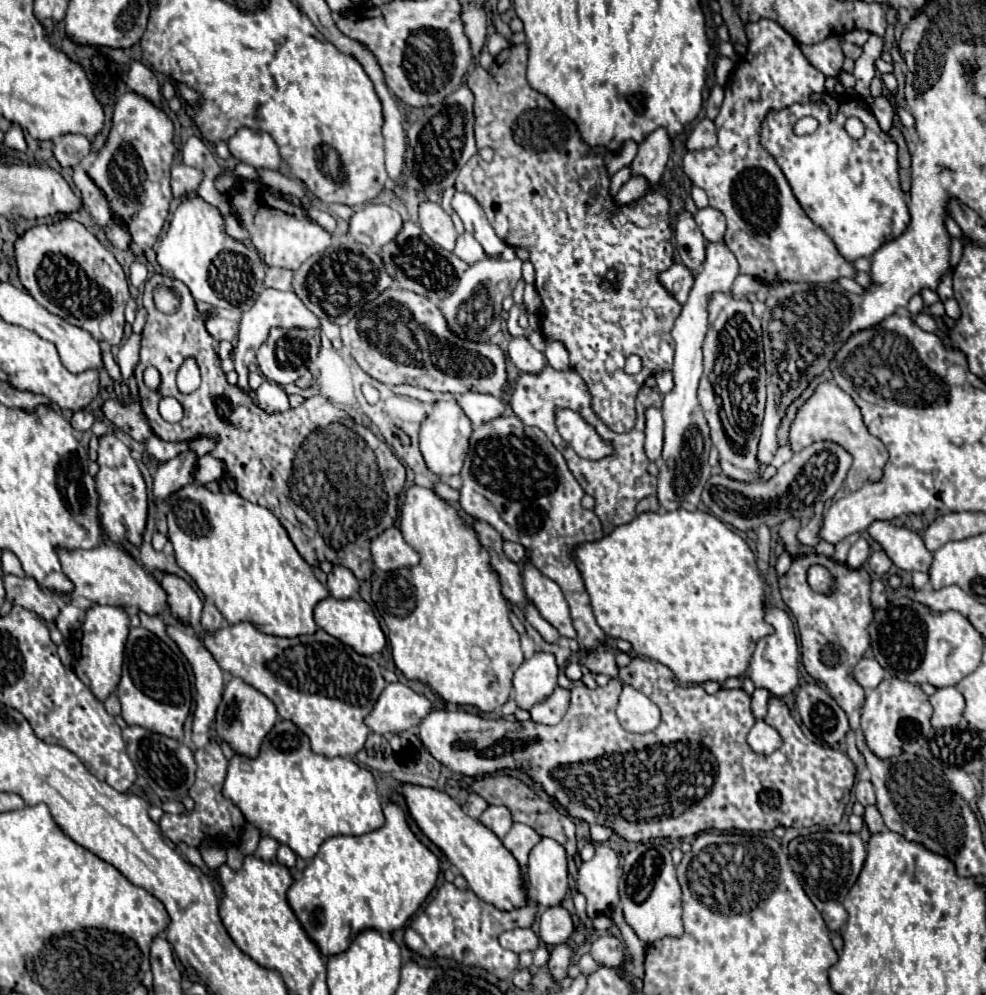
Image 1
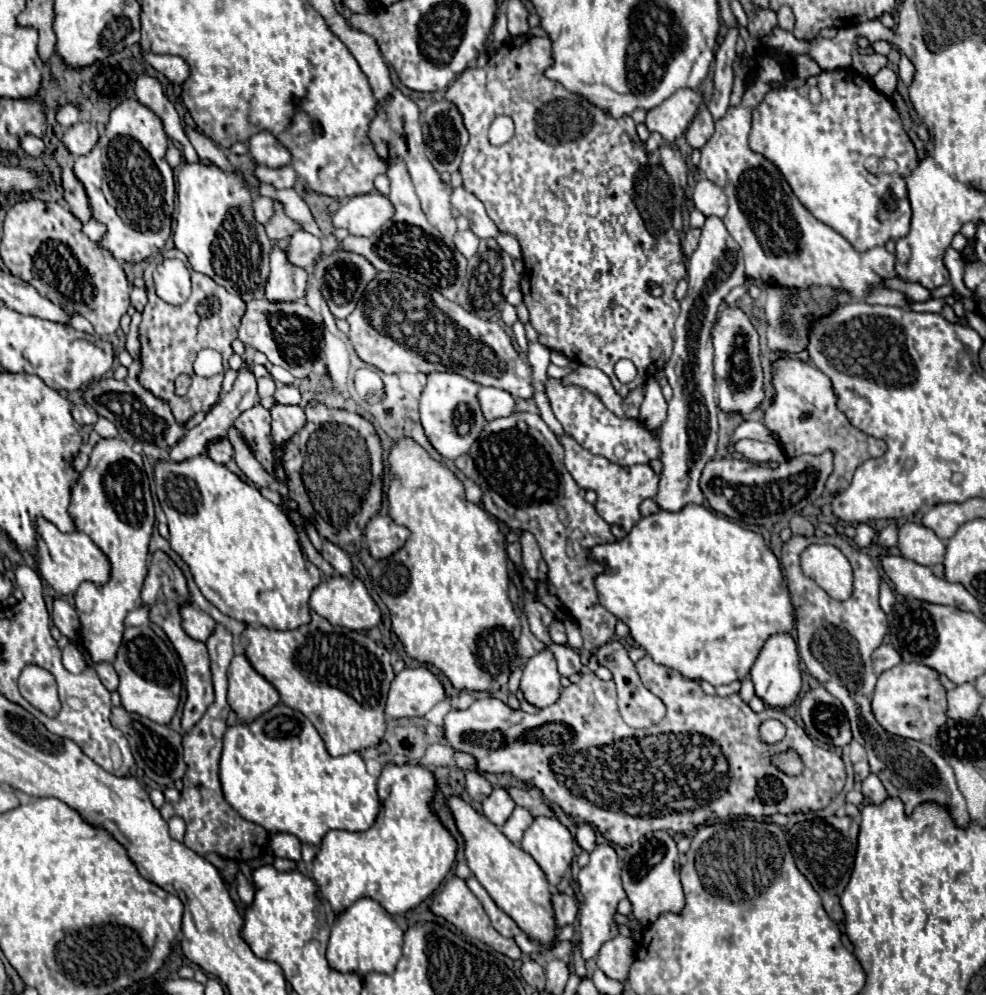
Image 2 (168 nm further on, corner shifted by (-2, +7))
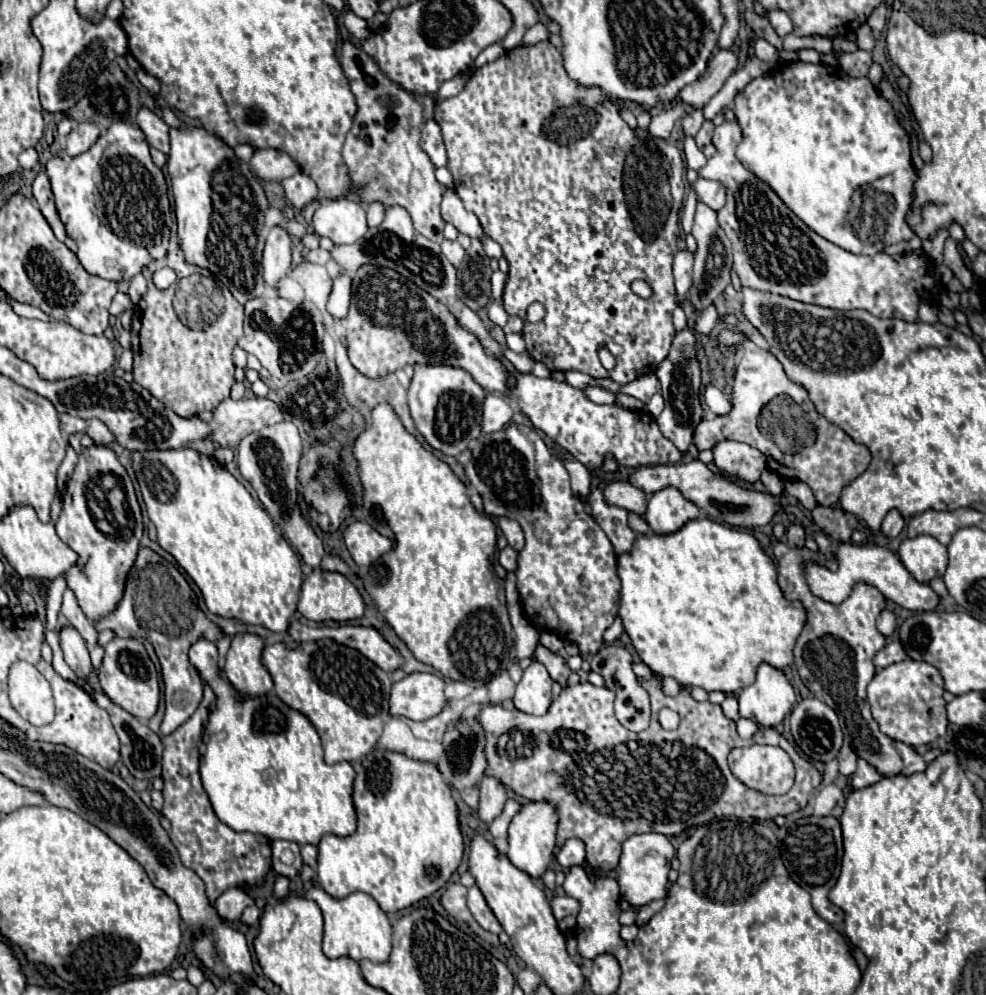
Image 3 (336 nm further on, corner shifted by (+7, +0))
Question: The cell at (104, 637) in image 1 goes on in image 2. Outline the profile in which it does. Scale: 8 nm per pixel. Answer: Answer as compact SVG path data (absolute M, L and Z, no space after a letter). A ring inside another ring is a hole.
M102 438L92 454L86 470L72 490L70 514L80 532L86 532L92 542L110 558L112 574L108 584L80 584L76 590L76 612L80 618L80 640L94 664L114 662L122 644L124 618L138 606L146 570L148 542L154 526L154 504L150 484L144 472L142 456L136 454L120 438Z

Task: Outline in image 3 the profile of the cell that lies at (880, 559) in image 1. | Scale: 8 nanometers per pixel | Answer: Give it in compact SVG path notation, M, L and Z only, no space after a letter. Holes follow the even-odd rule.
M891 509L891 511L885 515L885 519L883 519L881 531L883 531L887 537L897 537L903 527L905 527L905 519L899 515L899 511Z

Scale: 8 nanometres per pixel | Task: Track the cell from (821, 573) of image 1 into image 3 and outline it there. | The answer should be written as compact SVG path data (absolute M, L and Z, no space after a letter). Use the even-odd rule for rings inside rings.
M839 543L839 569L837 571L827 571L827 569L821 569L819 565L805 565L805 575L807 575L807 583L811 591L817 597L833 605L839 605L841 601L845 601L855 583L873 585L885 595L885 599L891 599L897 605L911 609L911 611L933 611L939 603L939 597L935 595L935 591L929 585L915 581L893 551L885 547L877 547L877 545L865 547L865 545L855 545L855 543Z

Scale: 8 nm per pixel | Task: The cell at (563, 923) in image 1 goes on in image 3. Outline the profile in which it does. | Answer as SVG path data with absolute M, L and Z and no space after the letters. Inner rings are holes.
M563 895L563 897L553 897L551 901L551 909L553 909L553 915L555 919L563 919L567 915L577 915L579 913L579 901L577 899L571 899L569 895Z

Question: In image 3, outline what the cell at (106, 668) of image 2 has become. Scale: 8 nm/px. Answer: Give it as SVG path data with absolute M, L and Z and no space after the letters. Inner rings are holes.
M67 587L65 593L63 593L63 607L61 607L61 613L67 617L67 621L83 635L83 639L87 641L87 647L89 647L89 653L91 653L91 661L93 661L93 667L95 671L99 669L101 665L101 659L103 659L103 647L97 645L97 631L95 627L91 625L91 621L83 615L77 599L75 599L75 593Z

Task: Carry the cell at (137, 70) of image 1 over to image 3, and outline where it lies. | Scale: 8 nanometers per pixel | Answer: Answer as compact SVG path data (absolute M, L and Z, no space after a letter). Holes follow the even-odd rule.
M139 109L137 125L145 133L145 139L151 147L163 151L165 155L169 153L169 127L165 125L165 121L161 117L157 117L149 109Z

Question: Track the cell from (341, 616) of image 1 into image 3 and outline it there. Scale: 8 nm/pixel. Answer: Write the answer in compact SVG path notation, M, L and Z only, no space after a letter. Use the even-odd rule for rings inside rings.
M313 569L303 579L297 611L309 621L347 621L347 619L359 619L365 611L365 603L357 587L345 575L323 571L323 569Z

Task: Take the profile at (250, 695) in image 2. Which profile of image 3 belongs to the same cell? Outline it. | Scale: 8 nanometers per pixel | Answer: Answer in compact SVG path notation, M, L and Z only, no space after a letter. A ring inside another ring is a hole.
M237 633L231 641L231 649L229 649L227 661L225 661L225 675L243 697L265 695L267 691L273 689L273 679L261 661L263 647L265 647L265 639L259 635L253 635L253 633Z

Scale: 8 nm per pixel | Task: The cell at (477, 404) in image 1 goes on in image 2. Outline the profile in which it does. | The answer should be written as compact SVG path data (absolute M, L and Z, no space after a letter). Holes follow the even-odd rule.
M480 388L478 390L478 400L480 400L480 408L486 420L494 420L494 418L502 418L514 412L514 398L500 390L500 388Z

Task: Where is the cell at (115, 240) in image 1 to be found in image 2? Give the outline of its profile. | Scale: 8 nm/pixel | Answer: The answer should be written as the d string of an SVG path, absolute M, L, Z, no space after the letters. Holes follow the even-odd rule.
M92 218L88 224L84 224L84 234L86 234L90 240L100 242L100 240L104 238L104 234L106 234L106 226L104 226L102 222L98 222L98 220Z

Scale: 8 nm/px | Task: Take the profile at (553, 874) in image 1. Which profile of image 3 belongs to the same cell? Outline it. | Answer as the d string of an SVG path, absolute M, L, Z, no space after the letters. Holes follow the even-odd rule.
M543 799L543 801L529 801L529 803L521 805L519 813L509 823L509 851L507 851L509 861L517 869L531 875L533 879L541 877L543 871L549 869L549 863L553 859L557 823L559 823L557 807L551 801Z

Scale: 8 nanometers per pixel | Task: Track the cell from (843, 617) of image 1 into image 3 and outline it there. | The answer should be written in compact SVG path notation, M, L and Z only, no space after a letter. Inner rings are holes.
M781 541L775 545L773 553L777 559L779 587L783 595L787 599L799 599L807 609L807 623L795 645L795 665L803 683L815 693L817 699L821 699L833 711L837 711L841 727L849 737L855 753L867 759L881 775L911 775L917 771L925 771L927 763L919 753L915 753L909 745L895 741L879 731L879 725L871 717L867 703L865 689L875 675L873 657L877 651L885 647L885 637L875 627L877 615L885 609L885 597L875 587L857 583L853 587L853 593L843 603L827 603L809 591L803 565L811 561L835 571L835 561L827 561L823 553L813 553L809 549L793 549Z

